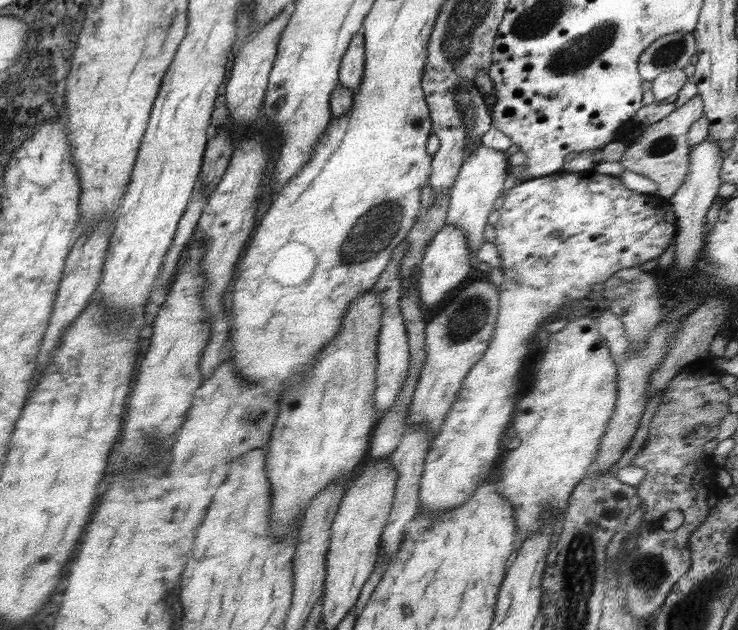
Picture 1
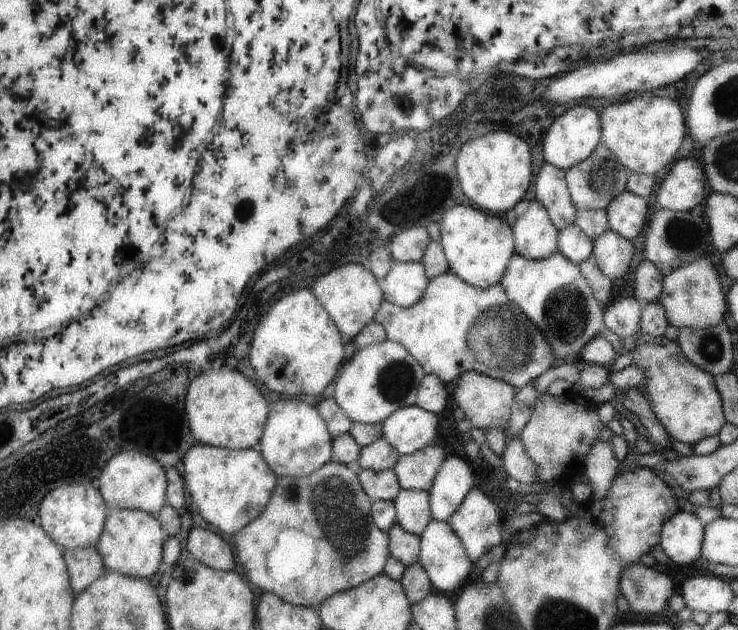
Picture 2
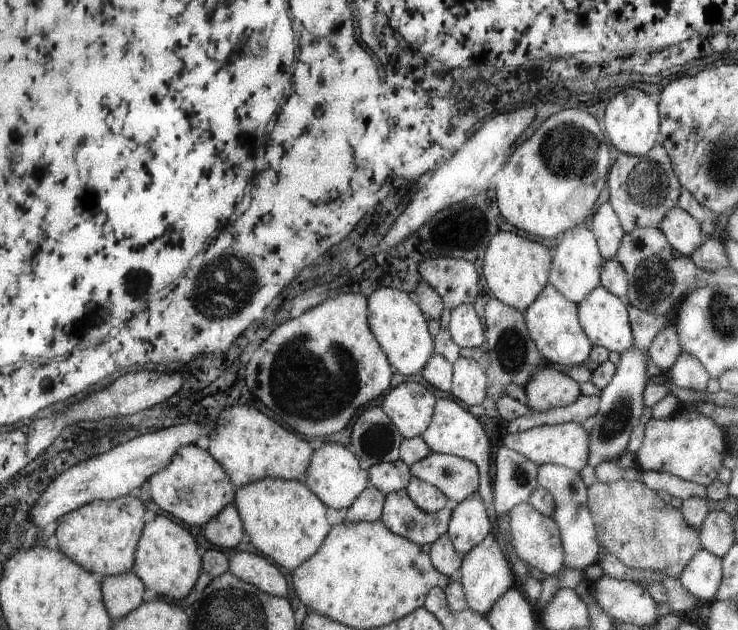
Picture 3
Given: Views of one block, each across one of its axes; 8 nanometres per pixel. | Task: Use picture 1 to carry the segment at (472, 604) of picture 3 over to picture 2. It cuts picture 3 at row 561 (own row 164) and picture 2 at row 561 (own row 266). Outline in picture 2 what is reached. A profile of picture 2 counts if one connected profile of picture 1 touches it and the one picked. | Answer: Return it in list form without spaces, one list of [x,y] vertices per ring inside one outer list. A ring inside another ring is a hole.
[[[479,487],[466,495],[461,507],[447,521],[475,563],[482,554],[500,544],[502,516]]]

